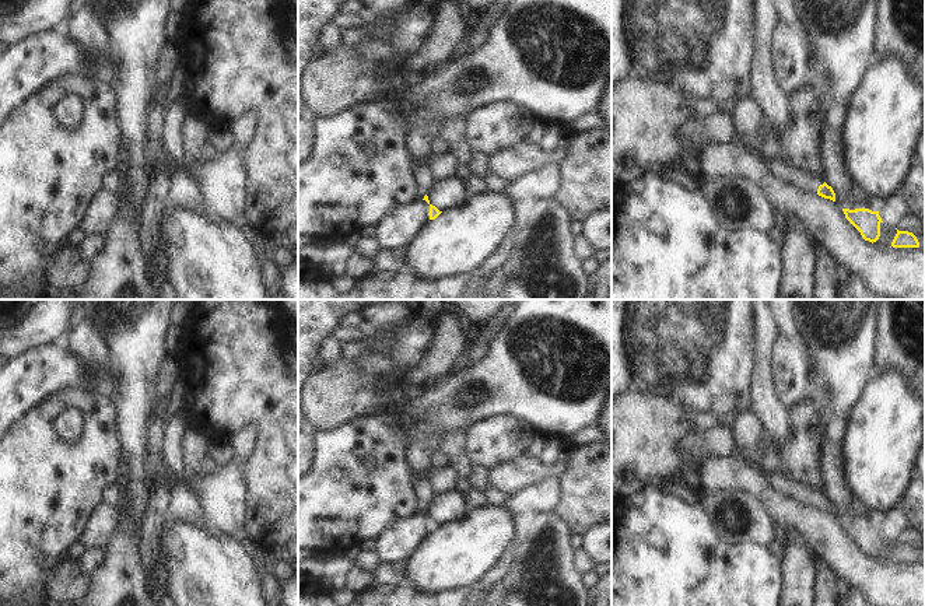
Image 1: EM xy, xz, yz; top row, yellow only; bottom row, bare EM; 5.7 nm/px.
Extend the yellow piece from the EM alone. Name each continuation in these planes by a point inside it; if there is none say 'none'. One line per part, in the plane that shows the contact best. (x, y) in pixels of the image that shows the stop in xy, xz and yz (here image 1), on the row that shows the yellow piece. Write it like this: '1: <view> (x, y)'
1: yz (795, 177)

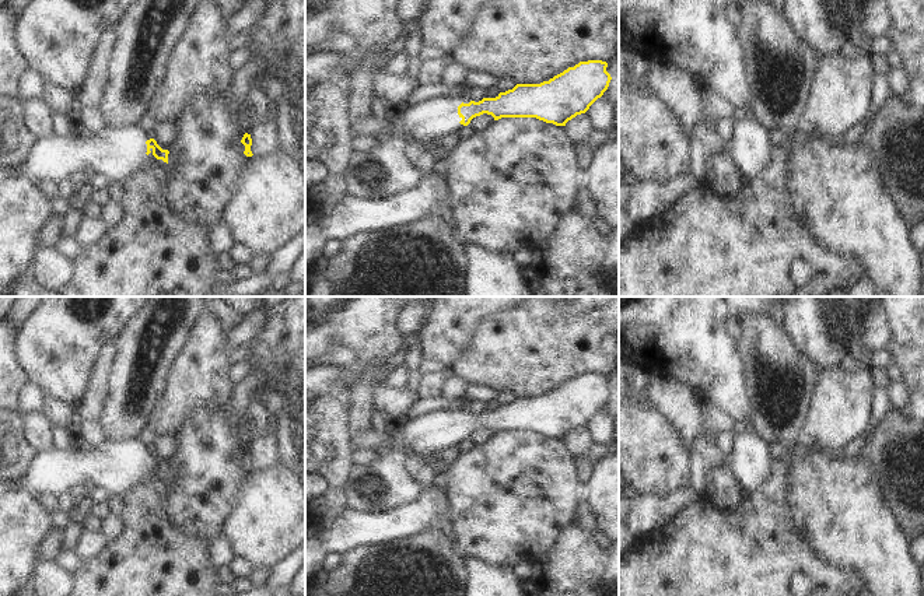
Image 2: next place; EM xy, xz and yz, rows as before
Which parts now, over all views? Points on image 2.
1: xz (437, 118)

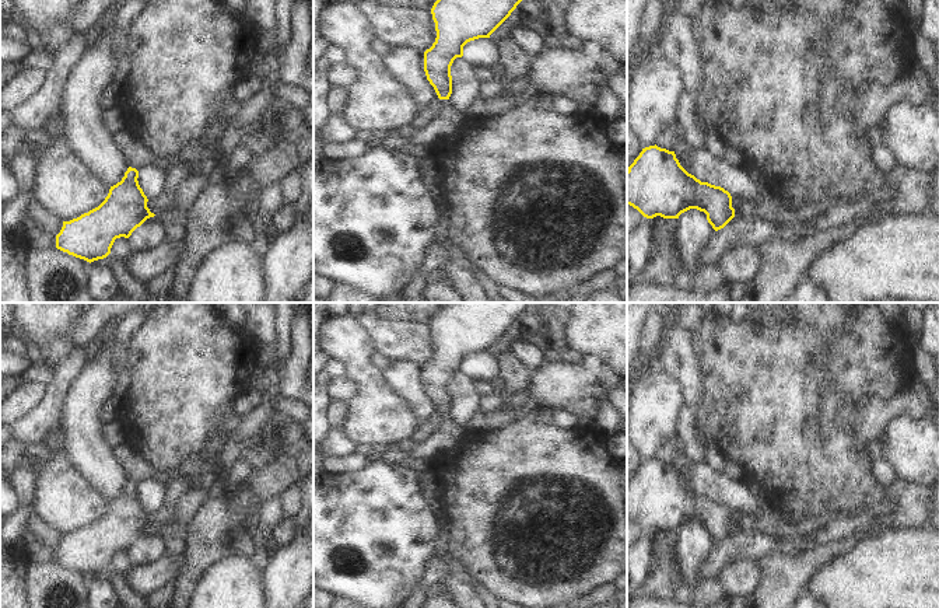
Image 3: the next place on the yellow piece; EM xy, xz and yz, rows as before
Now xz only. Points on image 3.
1: xz (448, 121)

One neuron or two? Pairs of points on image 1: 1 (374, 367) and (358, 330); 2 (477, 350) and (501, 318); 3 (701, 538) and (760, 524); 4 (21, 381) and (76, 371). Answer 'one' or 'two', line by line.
1: two
2: one
3: two
4: one

